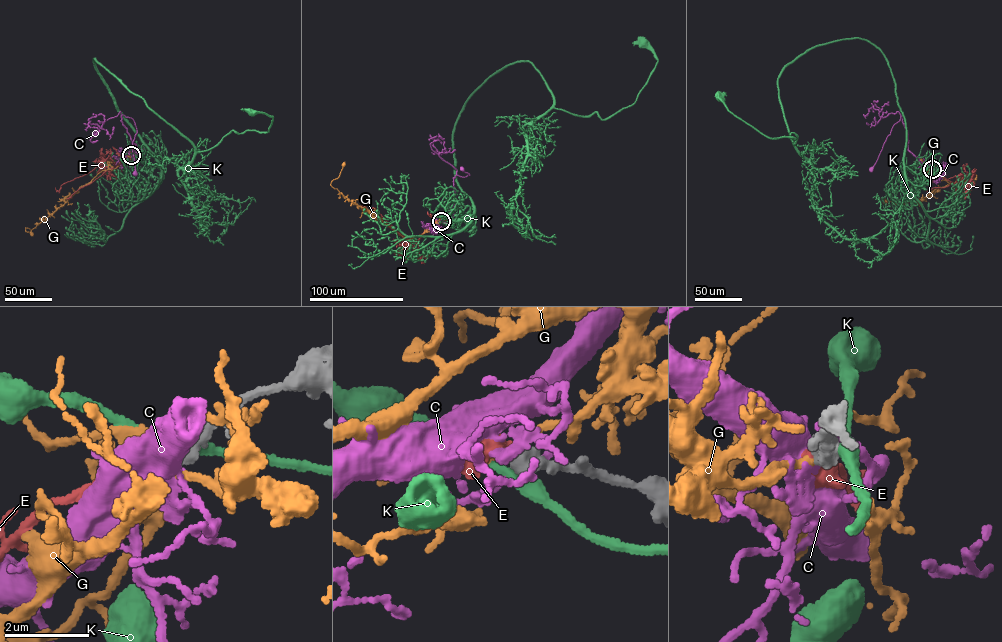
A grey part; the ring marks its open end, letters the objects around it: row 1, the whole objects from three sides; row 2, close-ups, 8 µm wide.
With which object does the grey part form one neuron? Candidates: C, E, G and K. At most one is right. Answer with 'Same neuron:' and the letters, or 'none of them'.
Same neuron: E

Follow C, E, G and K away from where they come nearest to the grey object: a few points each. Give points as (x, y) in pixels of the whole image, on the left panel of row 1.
C: (131, 154), (135, 145), (123, 124), (122, 115), (132, 118), (136, 129), (132, 147), (134, 173)
E: (131, 155), (115, 167), (99, 164), (90, 172), (64, 183), (59, 191), (55, 188)
G: (131, 155), (115, 168), (103, 170), (81, 186), (35, 228), (25, 228), (31, 234)
K: (131, 154), (148, 170), (159, 167), (94, 59), (197, 151), (233, 130), (269, 131), (273, 117), (252, 113)

